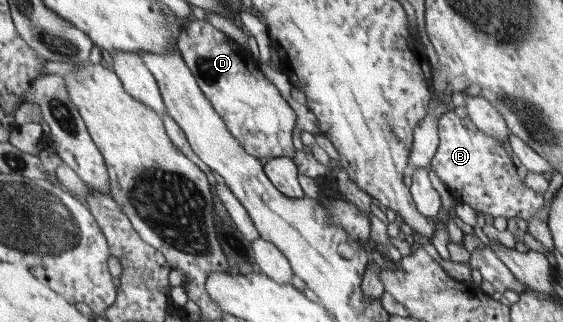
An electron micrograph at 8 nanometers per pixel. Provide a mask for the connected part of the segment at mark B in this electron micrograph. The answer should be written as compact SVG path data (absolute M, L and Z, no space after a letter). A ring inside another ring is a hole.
M454 110L443 113L438 120L439 144L430 168L446 185L454 197L476 212L492 217L520 217L529 220L539 218L547 206L544 196L530 189L518 176L512 158L504 150L503 140L486 135L466 116L459 117Z

